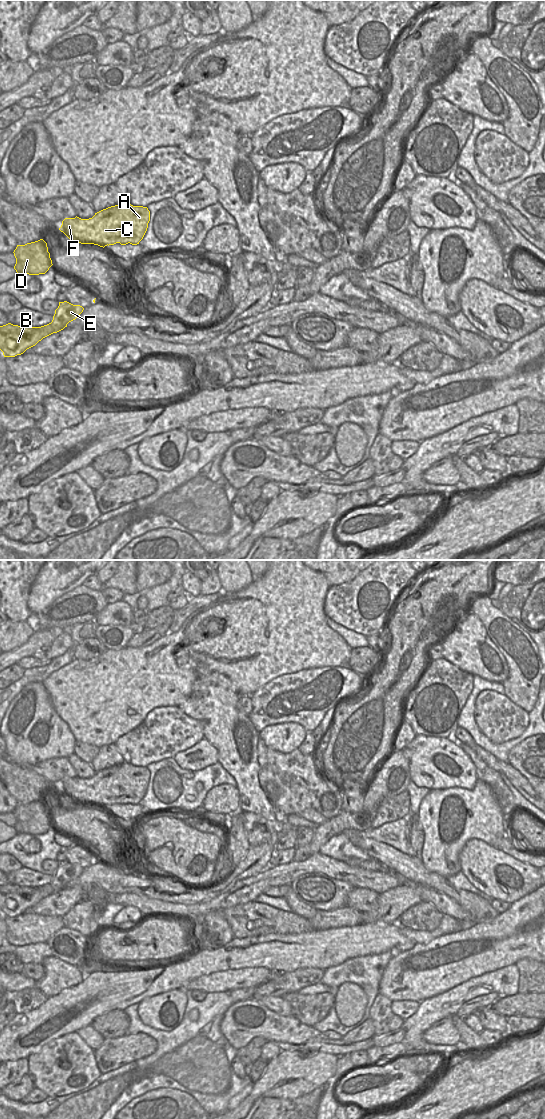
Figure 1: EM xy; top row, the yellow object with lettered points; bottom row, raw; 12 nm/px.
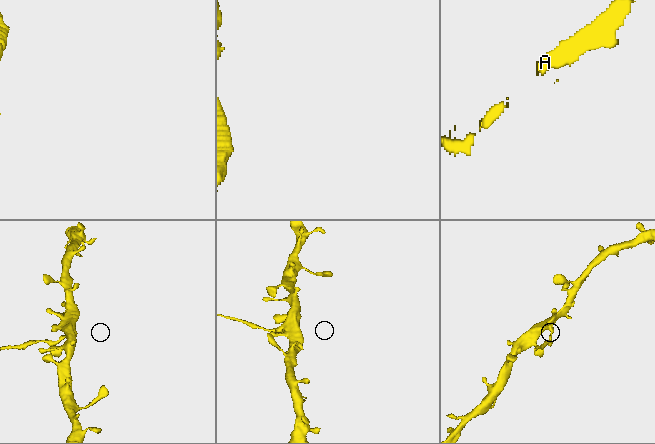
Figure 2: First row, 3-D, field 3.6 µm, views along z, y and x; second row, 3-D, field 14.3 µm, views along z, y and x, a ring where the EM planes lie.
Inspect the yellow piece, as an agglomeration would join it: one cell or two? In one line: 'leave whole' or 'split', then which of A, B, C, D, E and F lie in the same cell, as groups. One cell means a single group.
split; A C D F / B E

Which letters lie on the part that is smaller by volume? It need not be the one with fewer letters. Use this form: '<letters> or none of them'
B, E

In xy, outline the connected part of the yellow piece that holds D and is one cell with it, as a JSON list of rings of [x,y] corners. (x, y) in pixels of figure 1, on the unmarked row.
[[[40,799],[25,805],[17,805],[14,810],[17,834],[45,834],[53,825],[48,812],[47,803]]]

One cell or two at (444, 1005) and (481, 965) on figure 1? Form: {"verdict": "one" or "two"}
{"verdict": "two"}

